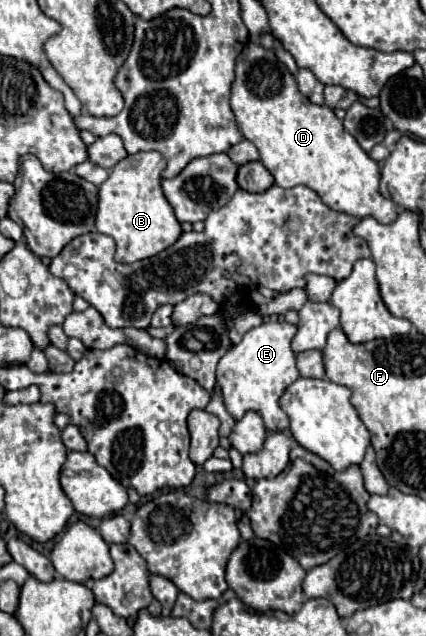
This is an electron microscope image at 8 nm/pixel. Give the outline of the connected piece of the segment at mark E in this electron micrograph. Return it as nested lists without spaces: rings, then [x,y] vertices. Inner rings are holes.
[[[280,319],[266,321],[250,329],[244,339],[238,345],[232,345],[220,359],[216,385],[222,389],[226,409],[234,419],[242,419],[246,411],[256,411],[262,415],[268,431],[284,431],[290,427],[290,419],[280,407],[280,397],[300,377],[296,369],[296,353],[290,347],[296,329],[296,325]]]

